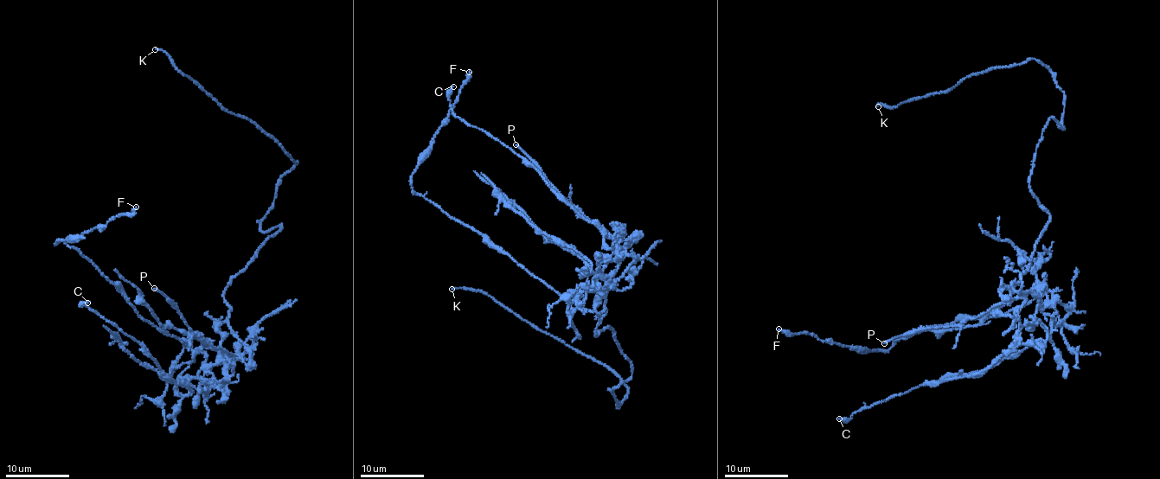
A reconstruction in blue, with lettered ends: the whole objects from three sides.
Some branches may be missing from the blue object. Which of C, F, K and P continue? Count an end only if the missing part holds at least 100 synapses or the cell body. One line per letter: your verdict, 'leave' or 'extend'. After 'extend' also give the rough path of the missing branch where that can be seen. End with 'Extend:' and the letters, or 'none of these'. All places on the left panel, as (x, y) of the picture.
C: leave
F: leave
K: extend | (155, 49), (108, 40), (64, 49), (54, 47), (29, 51), (18, 60), (4, 64)
P: leave
Extend: K

